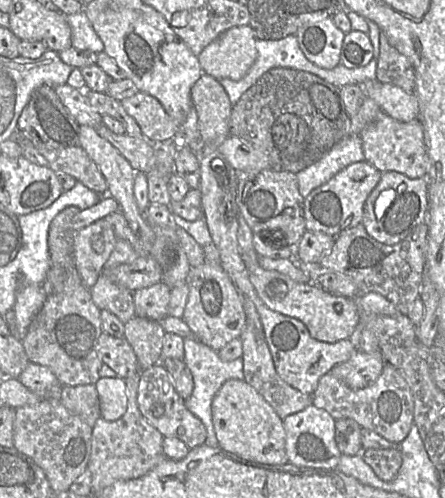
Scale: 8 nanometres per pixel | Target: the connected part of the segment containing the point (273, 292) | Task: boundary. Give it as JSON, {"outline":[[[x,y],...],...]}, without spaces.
{"outline":[[[239,209],[239,215],[238,215],[237,220],[238,220],[237,241],[238,241],[238,245],[239,245],[239,249],[240,249],[240,254],[242,256],[244,263],[245,263],[247,271],[249,273],[249,280],[250,280],[251,284],[253,285],[258,297],[265,304],[265,306],[272,311],[278,312],[282,315],[289,316],[289,317],[292,317],[292,318],[295,318],[297,320],[301,321],[307,327],[311,337],[318,340],[318,341],[326,342],[326,343],[334,343],[334,342],[337,342],[337,341],[340,341],[340,340],[343,340],[343,339],[349,339],[349,337],[354,332],[355,328],[360,324],[360,308],[359,308],[356,300],[354,298],[347,298],[347,297],[344,297],[344,296],[341,296],[341,295],[336,295],[336,294],[330,293],[326,290],[323,290],[322,288],[320,288],[316,284],[313,284],[313,283],[297,283],[297,282],[293,281],[290,277],[288,277],[288,276],[286,276],[282,273],[279,273],[277,271],[271,271],[271,270],[263,269],[259,265],[259,262],[258,262],[259,255],[257,254],[257,252],[255,251],[254,246],[253,246],[253,232],[249,228],[249,226],[247,225],[246,221],[242,217],[242,215],[240,214],[240,209]]]}

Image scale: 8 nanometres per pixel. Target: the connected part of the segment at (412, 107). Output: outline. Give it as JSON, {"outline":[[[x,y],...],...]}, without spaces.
{"outline":[[[370,80],[362,84],[367,96],[372,98],[384,113],[400,122],[410,122],[418,119],[419,102],[415,93],[409,93],[402,88]]]}

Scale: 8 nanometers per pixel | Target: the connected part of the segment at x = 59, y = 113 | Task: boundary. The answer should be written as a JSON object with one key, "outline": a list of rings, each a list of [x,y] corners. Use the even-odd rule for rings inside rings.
{"outline":[[[41,85],[34,90],[19,116],[17,126],[36,148],[57,149],[79,146],[79,123],[63,105],[54,88],[48,85]]]}

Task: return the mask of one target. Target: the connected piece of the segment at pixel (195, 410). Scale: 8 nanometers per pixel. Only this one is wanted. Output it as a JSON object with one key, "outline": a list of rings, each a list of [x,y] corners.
{"outline":[[[184,339],[183,361],[190,370],[194,380],[192,395],[185,400],[185,406],[205,426],[207,438],[204,445],[209,447],[218,447],[218,440],[212,419],[212,402],[215,395],[226,381],[231,379],[244,380],[242,358],[230,362],[223,362],[219,358],[218,352],[219,351],[212,350],[196,339]]]}

